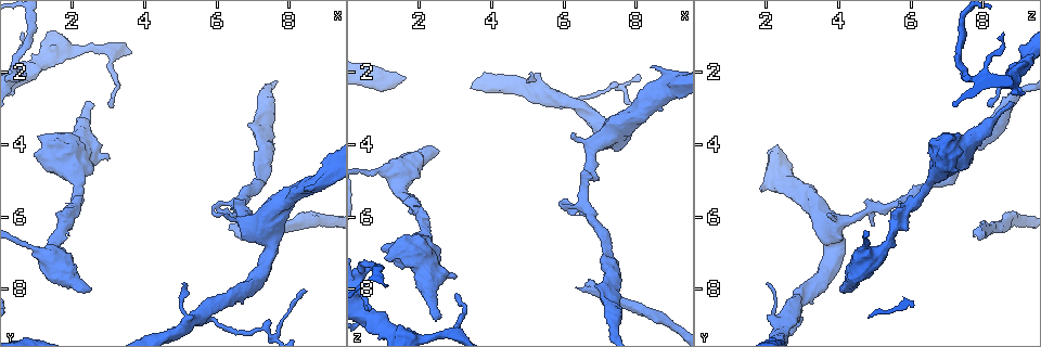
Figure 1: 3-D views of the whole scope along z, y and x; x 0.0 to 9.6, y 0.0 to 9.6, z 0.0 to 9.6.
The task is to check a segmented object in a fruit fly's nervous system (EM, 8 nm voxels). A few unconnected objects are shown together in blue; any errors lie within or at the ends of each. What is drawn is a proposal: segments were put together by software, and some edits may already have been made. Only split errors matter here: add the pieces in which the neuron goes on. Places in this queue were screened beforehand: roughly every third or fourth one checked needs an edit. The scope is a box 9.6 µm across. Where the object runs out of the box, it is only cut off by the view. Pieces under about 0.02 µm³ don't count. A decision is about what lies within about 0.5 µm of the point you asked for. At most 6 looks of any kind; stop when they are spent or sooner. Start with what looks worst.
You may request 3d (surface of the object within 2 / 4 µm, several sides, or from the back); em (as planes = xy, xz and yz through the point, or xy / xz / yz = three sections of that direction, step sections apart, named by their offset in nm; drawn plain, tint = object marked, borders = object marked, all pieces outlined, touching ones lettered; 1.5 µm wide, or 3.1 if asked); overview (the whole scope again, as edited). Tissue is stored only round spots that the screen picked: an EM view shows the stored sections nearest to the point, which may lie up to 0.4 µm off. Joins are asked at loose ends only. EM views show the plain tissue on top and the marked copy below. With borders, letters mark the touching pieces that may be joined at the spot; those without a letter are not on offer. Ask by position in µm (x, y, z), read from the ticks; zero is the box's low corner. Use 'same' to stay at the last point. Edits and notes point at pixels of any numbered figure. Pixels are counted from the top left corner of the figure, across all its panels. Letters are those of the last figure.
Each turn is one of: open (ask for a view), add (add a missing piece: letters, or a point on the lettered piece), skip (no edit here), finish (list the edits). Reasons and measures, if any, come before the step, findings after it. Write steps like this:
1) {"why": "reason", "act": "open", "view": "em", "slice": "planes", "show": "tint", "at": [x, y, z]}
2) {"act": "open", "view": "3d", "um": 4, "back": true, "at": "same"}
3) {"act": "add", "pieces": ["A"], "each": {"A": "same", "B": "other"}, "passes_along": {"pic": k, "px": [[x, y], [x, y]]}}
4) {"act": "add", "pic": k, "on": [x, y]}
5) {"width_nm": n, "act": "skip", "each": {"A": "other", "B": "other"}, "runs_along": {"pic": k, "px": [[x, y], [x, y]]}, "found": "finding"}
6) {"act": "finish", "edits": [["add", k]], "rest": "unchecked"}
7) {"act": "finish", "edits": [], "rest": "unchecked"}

{"why": "free end", "act": "open", "view": "em", "slice": "xz", "step": 8, "show": "tint", "at": [6.30, 6.20, 7.95]}

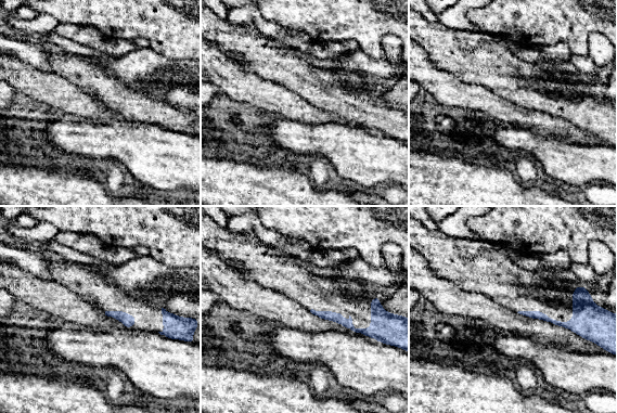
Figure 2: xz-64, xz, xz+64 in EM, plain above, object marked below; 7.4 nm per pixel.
{"why": "cut it another way", "act": "open", "view": "em", "slice": "xy", "step": 8, "show": "tint", "at": "same"}

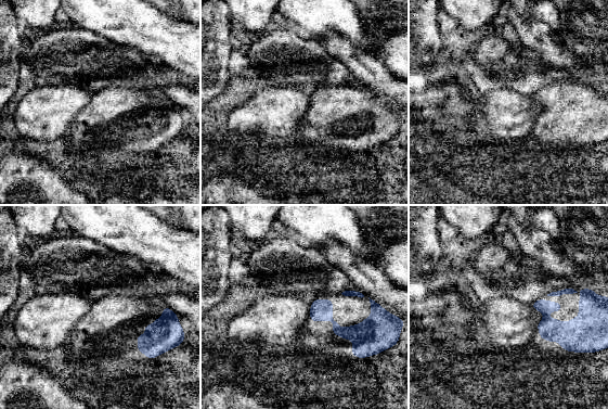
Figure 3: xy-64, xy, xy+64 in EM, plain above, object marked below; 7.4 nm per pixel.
{"act": "open", "view": "em", "slice": "xy", "step": 8, "show": "borders", "at": "same"}

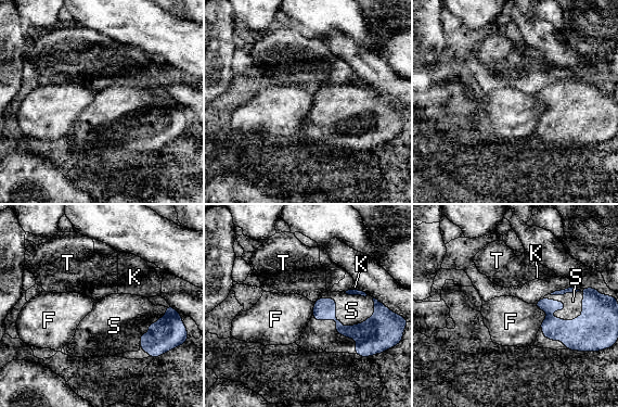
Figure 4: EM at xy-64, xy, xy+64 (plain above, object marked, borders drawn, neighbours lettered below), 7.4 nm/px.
{"act": "add", "pieces": ["S"], "each": {"F": "other", "K": "other", "S": "same", "T": "other"}, "passes_along": {"pic": 4, "px": [[381, 332], [349, 326], [352, 309]]}, "found": "the neuron continues"}

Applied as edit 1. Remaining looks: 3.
{"why": "branch stops here", "act": "open", "view": "3d", "um": 2, "at": [2.65, 2.85, 8.70]}

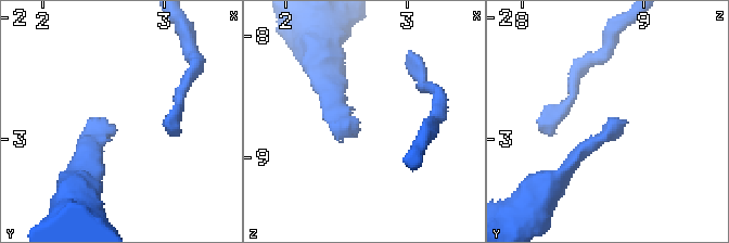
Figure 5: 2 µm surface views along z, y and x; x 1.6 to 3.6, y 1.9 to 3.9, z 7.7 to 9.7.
{"act": "open", "view": "em", "slice": "planes", "show": "borders", "at": [2.64, 2.92, 8.72]}

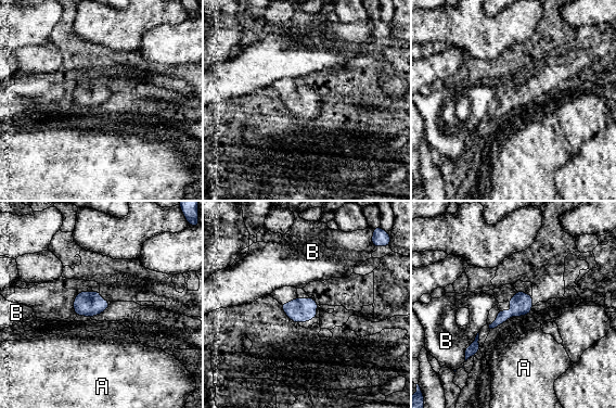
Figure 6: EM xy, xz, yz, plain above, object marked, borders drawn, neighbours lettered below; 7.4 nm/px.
{"act": "skip", "each": {"A": "other", "B": "other"}, "found": "no lettered piece goes on from it"}

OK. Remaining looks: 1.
{"why": "thick end", "act": "open", "view": "em", "slice": "planes", "show": "borders", "at": [1.05, 3.80, 7.25]}

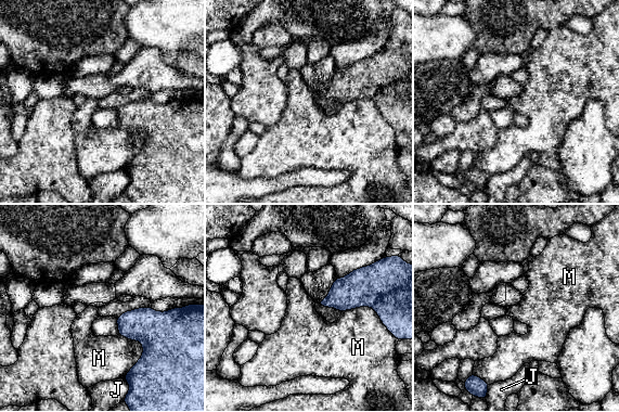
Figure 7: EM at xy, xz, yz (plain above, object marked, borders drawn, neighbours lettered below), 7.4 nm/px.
{"act": "skip", "each": {"J": "other", "M": "other"}, "found": "none of them fits"}

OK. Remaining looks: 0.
{"act": "finish", "edits": [["add", 4]], "rest": "unchecked"}

